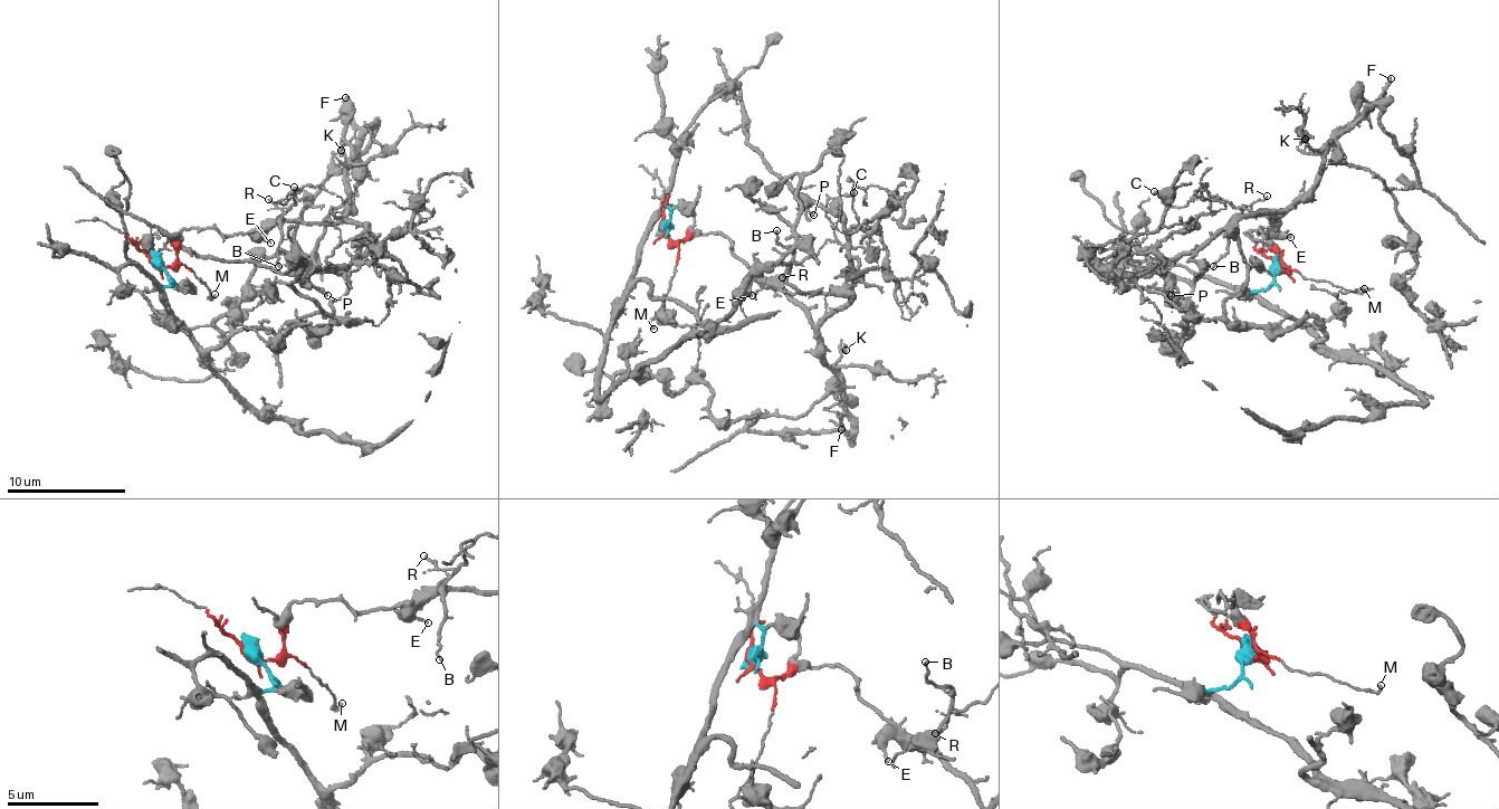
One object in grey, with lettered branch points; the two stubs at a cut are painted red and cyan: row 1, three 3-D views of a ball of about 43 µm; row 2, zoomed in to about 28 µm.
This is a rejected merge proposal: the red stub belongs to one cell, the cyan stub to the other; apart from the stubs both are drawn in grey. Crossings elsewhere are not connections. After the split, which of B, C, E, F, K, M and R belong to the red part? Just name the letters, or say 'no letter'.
B, C, E, F, K, M, R

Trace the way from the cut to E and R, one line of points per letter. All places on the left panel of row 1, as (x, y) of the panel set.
E: (153, 263), (173, 264), (183, 229), (261, 237), (271, 244)
R: (153, 263), (173, 264), (183, 229), (201, 229), (231, 236), (261, 232), (276, 224), (284, 212), (268, 200)

